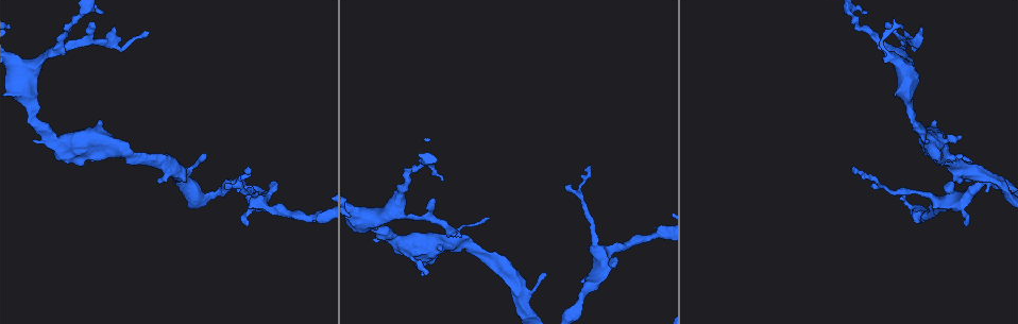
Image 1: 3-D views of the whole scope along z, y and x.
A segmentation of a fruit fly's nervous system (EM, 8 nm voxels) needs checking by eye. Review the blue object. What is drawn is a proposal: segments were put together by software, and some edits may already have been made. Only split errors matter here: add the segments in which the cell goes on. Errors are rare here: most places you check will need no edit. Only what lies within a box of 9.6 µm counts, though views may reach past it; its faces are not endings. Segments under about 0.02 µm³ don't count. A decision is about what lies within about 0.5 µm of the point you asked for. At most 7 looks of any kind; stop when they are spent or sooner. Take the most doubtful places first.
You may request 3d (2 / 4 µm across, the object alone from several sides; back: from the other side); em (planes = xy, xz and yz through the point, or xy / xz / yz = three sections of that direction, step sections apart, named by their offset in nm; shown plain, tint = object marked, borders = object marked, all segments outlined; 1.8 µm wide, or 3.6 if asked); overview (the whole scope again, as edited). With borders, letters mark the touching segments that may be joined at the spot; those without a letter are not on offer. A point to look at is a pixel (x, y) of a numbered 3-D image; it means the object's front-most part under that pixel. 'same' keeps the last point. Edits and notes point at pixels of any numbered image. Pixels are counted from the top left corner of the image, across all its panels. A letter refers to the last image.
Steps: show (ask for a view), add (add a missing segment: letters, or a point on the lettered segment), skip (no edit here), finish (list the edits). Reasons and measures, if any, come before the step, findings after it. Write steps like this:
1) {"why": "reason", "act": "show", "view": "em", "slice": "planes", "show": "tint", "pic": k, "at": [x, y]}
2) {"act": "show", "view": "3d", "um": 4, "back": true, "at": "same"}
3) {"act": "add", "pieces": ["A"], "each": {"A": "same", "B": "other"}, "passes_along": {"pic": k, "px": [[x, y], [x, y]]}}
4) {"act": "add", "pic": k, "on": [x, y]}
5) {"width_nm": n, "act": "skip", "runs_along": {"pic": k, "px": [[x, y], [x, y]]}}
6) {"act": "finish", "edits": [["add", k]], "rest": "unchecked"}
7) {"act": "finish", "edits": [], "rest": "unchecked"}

{"why": "free end", "act": "show", "view": "em", "slice": "planes", "show": "borders", "pic": 1, "at": [249, 168]}

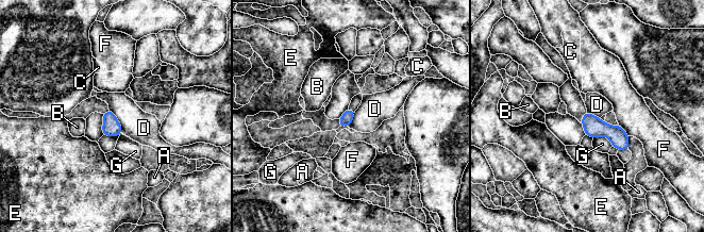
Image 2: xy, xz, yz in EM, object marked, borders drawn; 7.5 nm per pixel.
{"width_nm": 90, "act": "skip", "each": {"A": "other", "B": "other", "C": "other", "D": "other", "E": "other", "F": "other", "G": "other"}, "border": {"pic": 2, "px": [[109, 109], [119, 122], [122, 133]]}, "found": "no lettered segment goes on from it"}

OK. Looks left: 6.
{"why": "an open end", "act": "show", "view": "3d", "um": 2, "pic": 1, "at": [966, 223]}

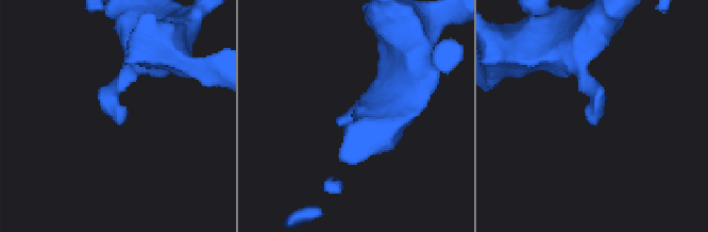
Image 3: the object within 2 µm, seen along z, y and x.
{"act": "show", "view": "em", "slice": "xz", "step": 8, "show": "borders", "pic": 3, "at": [591, 121]}

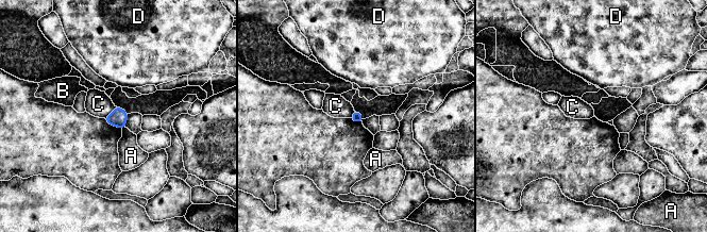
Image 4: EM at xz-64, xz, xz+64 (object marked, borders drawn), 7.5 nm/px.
{"act": "skip", "each": {"A": "other", "B": "other", "C": "other", "D": "other"}, "border": {"pic": 4, "px": [[116, 106], [104, 118]]}, "found": "none of them fits"}

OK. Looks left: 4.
{"why": "branch stops here", "act": "show", "view": "em", "slice": "planes", "show": "borders", "pic": 1, "at": [545, 274]}

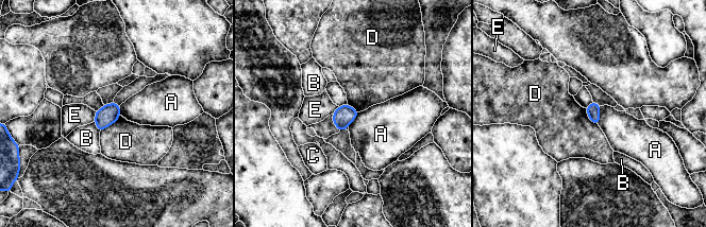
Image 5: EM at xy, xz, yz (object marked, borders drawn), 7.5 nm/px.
{"act": "skip", "each": {"A": "other", "B": "other", "C": "other", "D": "other", "E": "other"}, "border": {"pic": 5, "px": [[119, 115], [115, 121], [100, 132]]}, "found": "no lettered segment goes on from it"}

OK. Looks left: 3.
{"act": "finish", "edits": [], "rest": "unchecked"}

